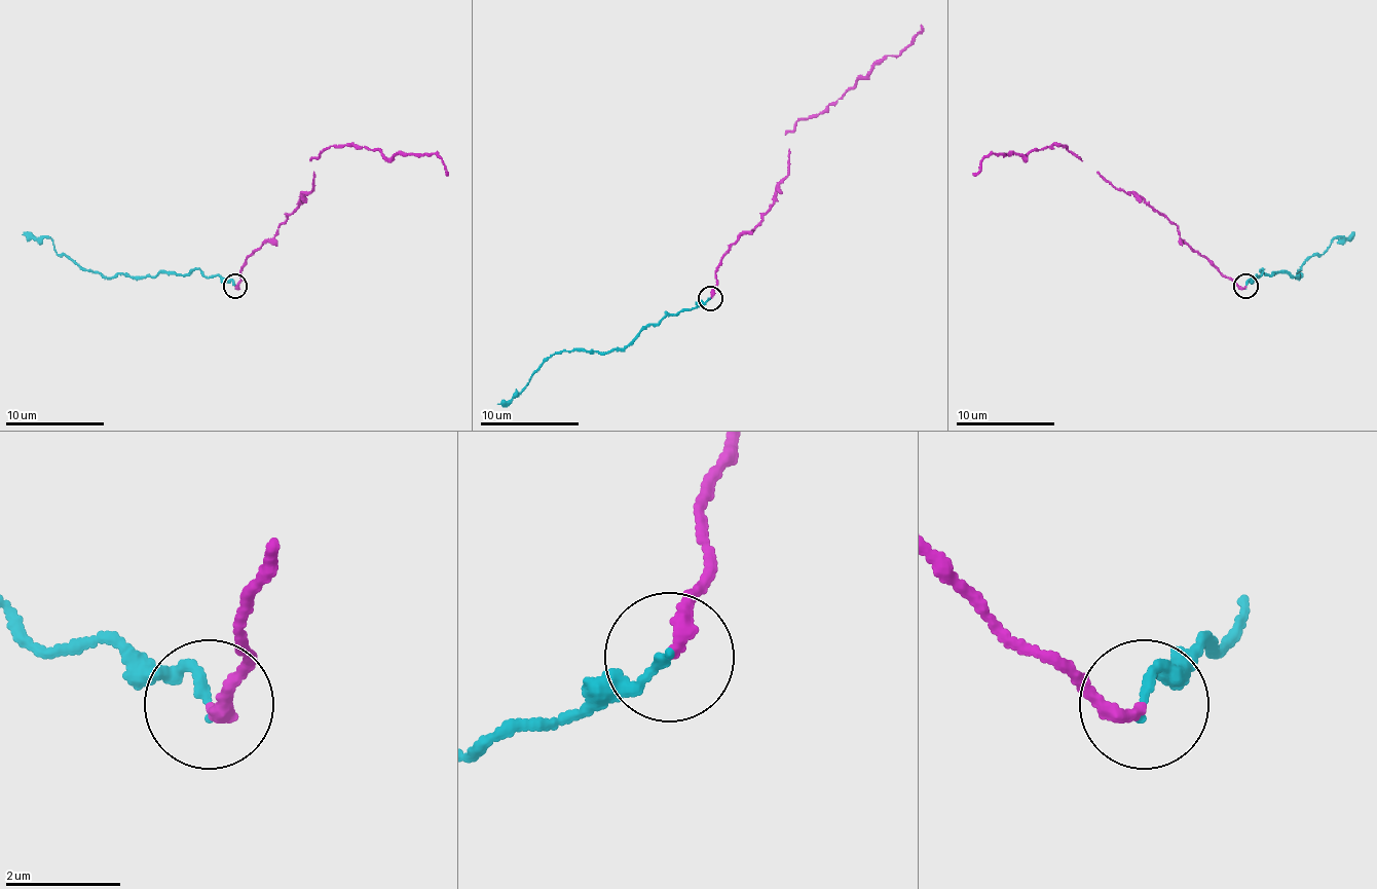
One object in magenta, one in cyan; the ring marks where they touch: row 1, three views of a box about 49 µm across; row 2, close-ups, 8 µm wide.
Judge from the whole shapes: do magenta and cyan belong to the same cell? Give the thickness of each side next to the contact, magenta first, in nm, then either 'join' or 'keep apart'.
240 nm thick on the magenta side, 150 nm on the other; join

